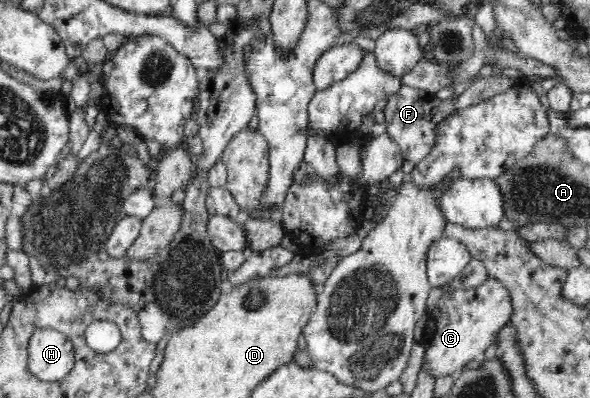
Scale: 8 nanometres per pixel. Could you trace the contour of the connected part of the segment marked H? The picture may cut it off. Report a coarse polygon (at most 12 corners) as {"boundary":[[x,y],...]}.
{"boundary":[[53,329],[31,333],[29,369],[42,382],[75,367],[72,340]]}

